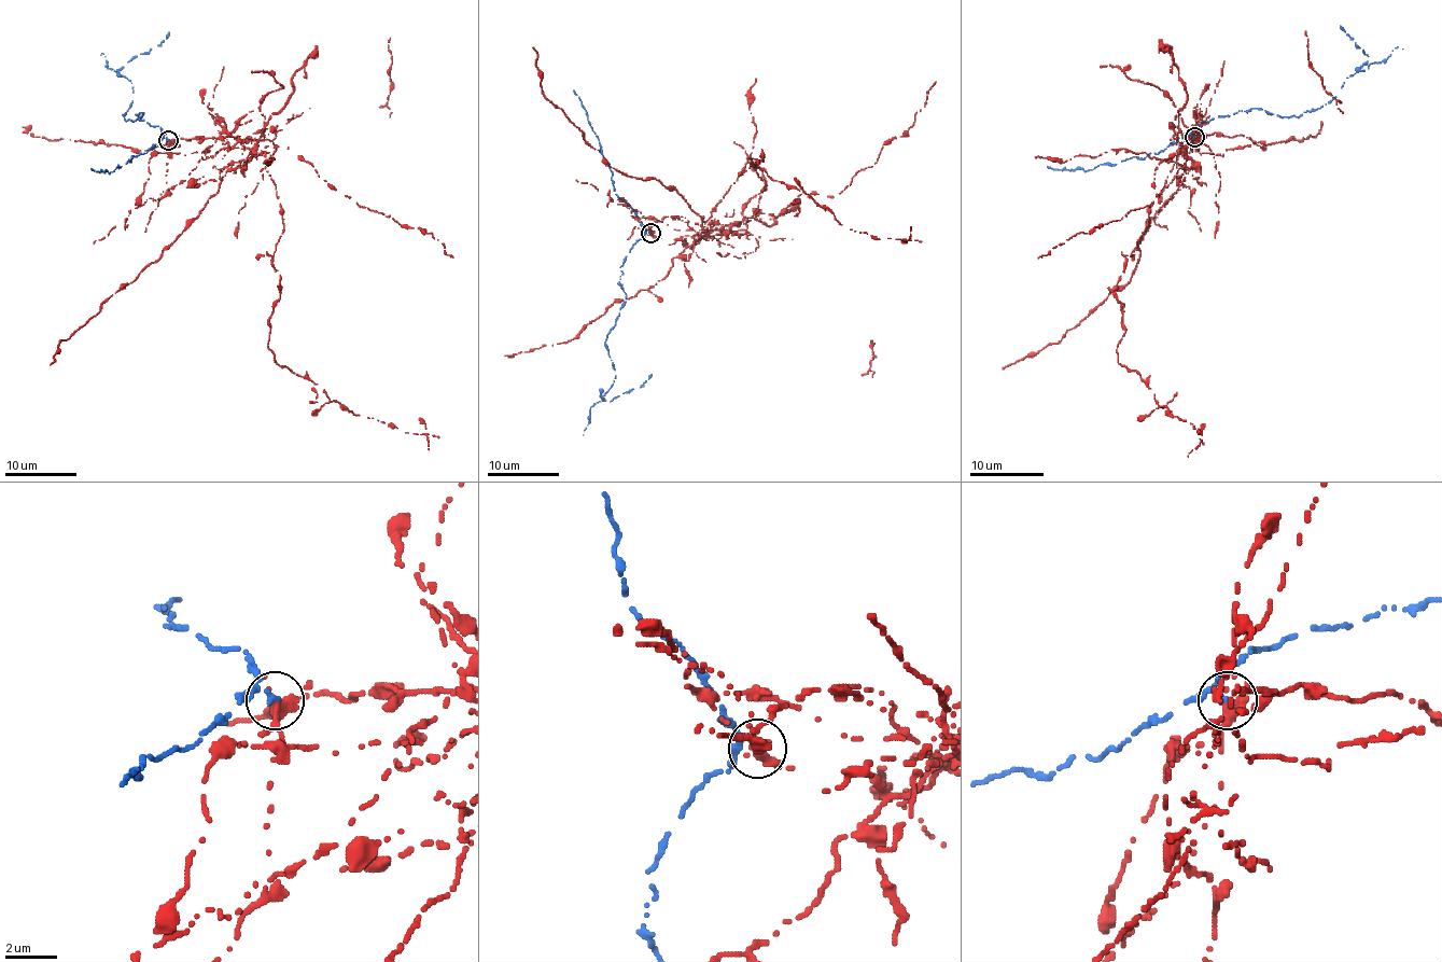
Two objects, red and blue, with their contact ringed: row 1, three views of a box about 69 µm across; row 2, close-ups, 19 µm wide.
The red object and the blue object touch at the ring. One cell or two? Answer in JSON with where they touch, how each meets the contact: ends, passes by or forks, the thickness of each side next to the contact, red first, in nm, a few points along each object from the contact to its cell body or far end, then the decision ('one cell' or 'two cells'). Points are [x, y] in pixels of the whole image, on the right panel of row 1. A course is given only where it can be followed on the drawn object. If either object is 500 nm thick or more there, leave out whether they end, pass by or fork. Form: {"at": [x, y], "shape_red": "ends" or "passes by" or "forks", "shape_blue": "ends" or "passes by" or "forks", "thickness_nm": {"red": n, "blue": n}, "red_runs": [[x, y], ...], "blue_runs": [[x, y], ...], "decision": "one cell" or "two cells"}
{"at": [1194, 137], "shape_red": "passes by", "shape_blue": "ends", "thickness_nm": {"red": 400, "blue": 190}, "red_runs": [[1194, 138], [1161, 200], [1187, 186], [1176, 164], [1194, 130], [1115, 297], [1118, 361], [1192, 424], [1187, 456]], "blue_runs": [[1194, 138], [1191, 131], [1200, 123], [1252, 108], [1299, 117], [1330, 102], [1368, 61], [1340, 26]], "decision": "two cells"}

